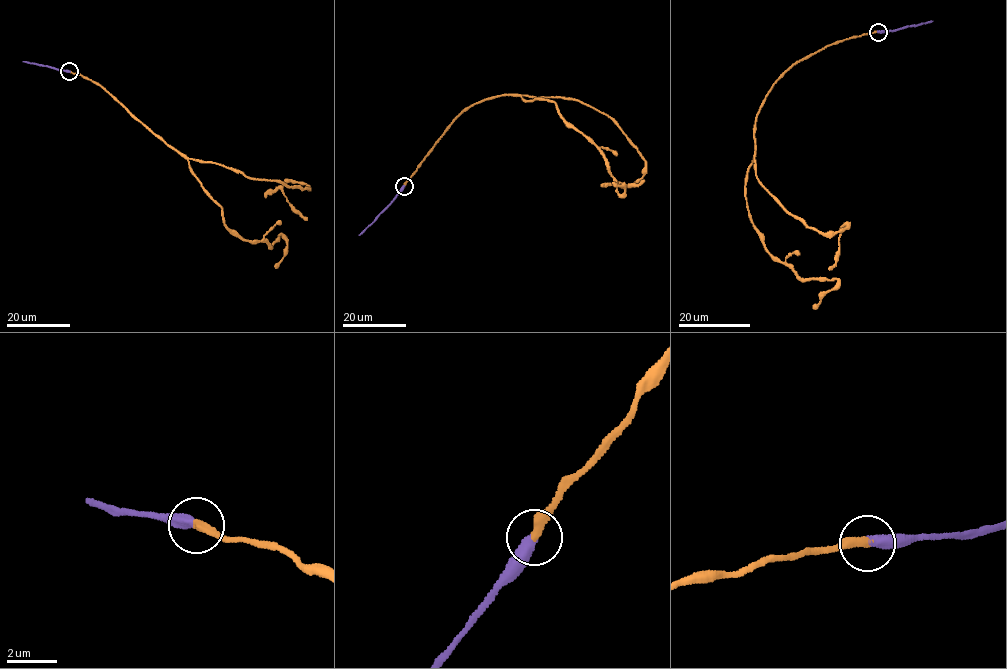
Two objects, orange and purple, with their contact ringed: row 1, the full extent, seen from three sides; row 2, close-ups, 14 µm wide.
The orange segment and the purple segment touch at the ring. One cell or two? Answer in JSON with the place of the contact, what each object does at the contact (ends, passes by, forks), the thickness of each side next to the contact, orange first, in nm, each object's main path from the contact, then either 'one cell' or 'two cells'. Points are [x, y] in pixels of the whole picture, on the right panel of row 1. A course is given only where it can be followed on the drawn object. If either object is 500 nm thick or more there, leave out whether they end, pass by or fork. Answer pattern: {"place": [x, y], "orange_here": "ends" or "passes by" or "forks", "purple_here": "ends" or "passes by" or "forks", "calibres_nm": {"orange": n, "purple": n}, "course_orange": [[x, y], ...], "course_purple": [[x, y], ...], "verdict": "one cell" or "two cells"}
{"place": [878, 32], "orange_here": "ends", "purple_here": "ends", "calibres_nm": {"orange": 360, "purple": 480}, "course_orange": [[877, 31], [792, 64], [755, 118], [755, 175], [762, 185], [819, 232], [848, 224], [828, 269]], "course_purple": [[877, 31], [933, 21]], "verdict": "one cell"}

